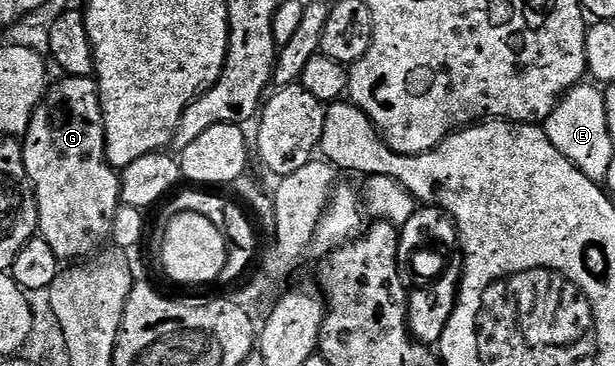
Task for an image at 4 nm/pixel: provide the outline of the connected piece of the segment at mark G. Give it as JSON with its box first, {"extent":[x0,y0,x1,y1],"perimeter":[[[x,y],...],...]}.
{"extent":[21,77,121,261],"perimeter":[[[63,77],[60,83],[52,82],[47,92],[47,98],[41,106],[35,108],[35,116],[31,122],[31,128],[27,130],[21,143],[23,149],[23,164],[27,170],[27,176],[31,179],[31,186],[35,189],[35,200],[39,210],[38,234],[45,241],[49,241],[49,249],[61,261],[83,261],[94,256],[100,249],[108,246],[112,238],[111,230],[114,227],[114,217],[121,206],[121,201],[115,198],[115,194],[121,191],[121,175],[107,160],[107,130],[103,124],[103,101],[99,94],[99,84],[91,77]]]}

